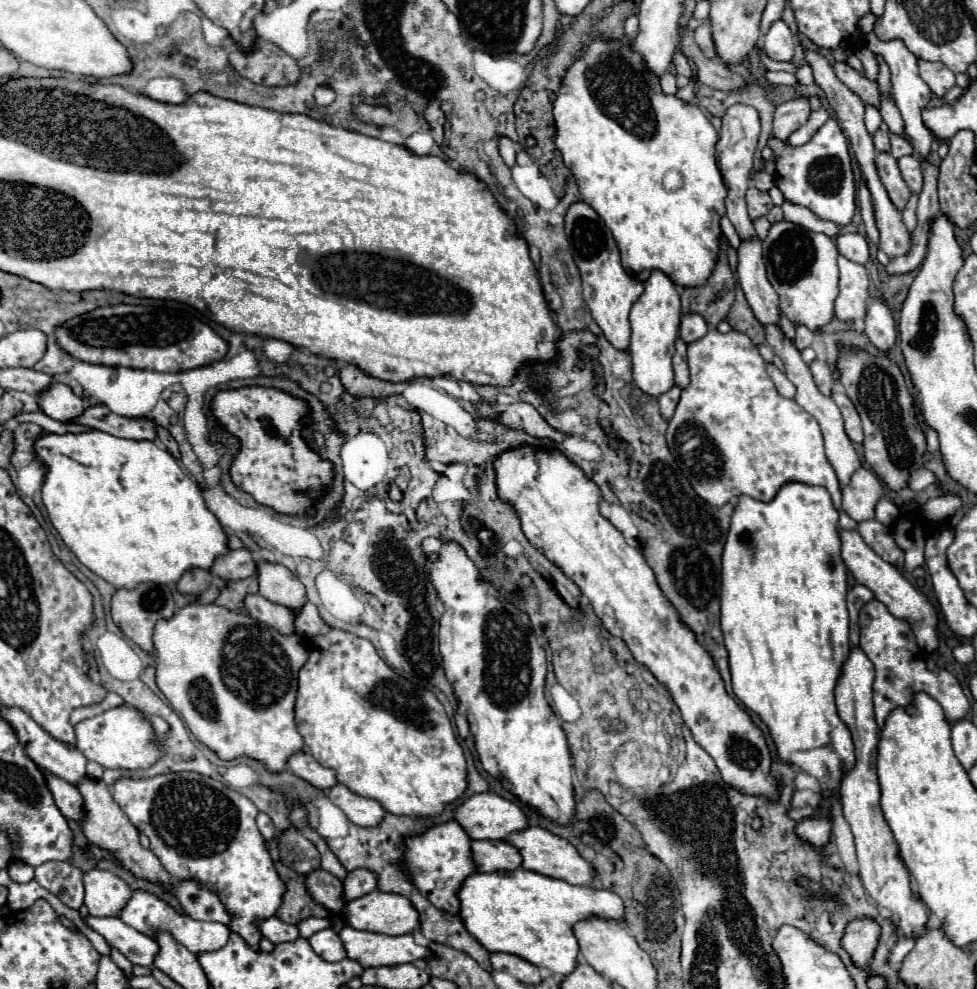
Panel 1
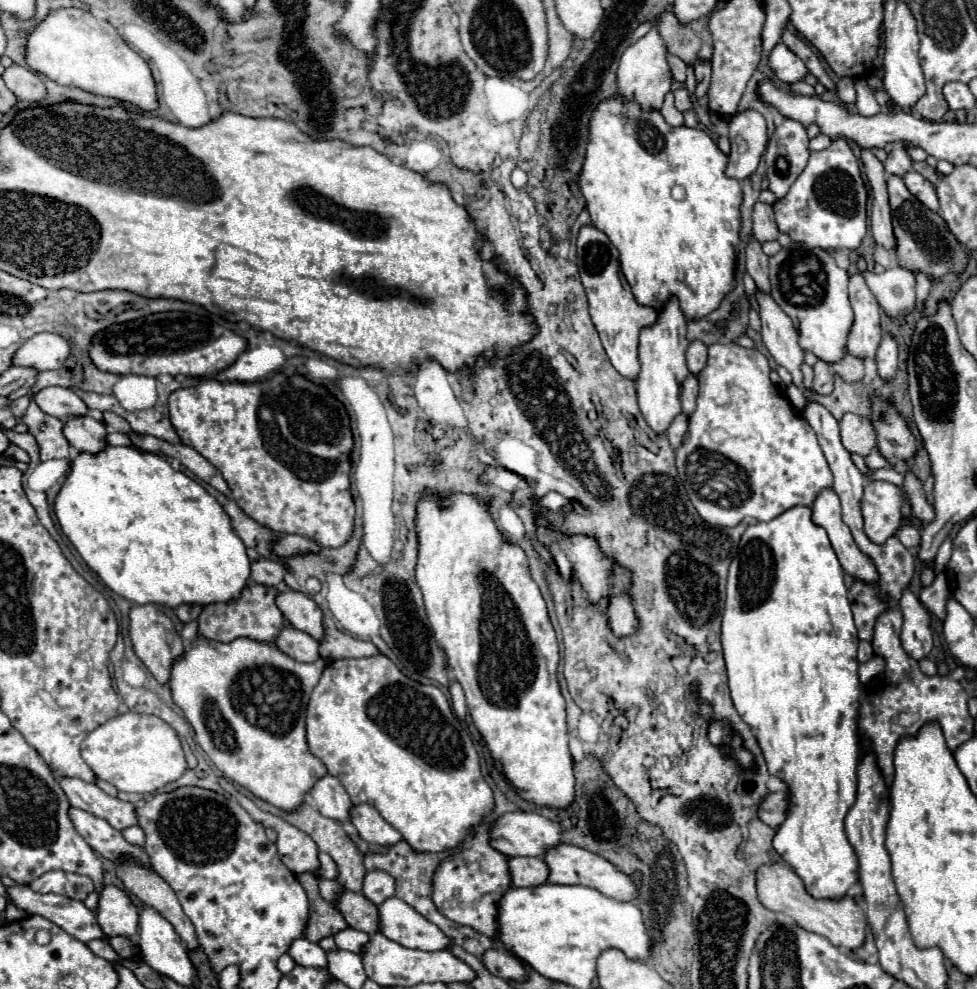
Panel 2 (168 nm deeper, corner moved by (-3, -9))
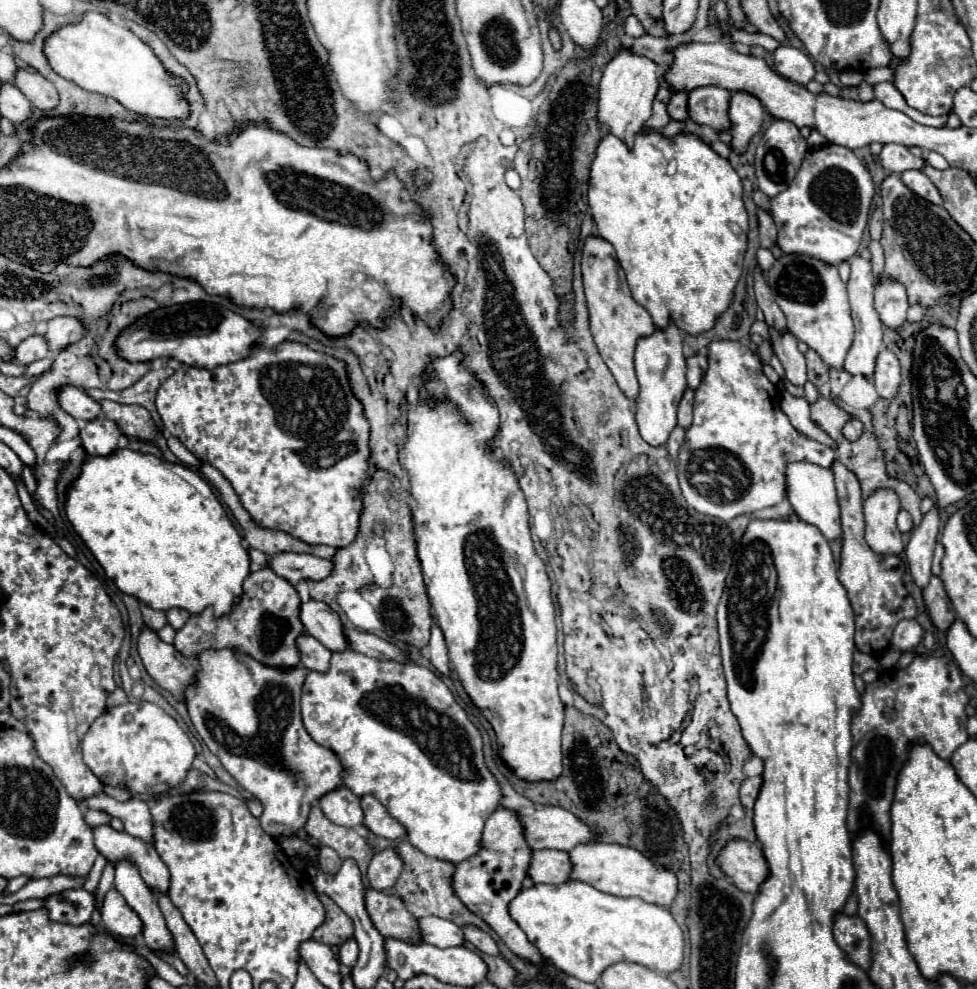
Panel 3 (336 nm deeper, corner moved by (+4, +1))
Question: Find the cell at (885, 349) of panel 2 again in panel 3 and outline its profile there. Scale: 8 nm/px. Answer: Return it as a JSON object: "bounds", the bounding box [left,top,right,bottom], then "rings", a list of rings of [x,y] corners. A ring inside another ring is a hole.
{"bounds":[875,350,901,400],"rings":[[[883,350],[877,356],[877,368],[875,368],[875,388],[881,398],[893,400],[897,396],[901,384],[899,374],[899,360],[891,350]]]}

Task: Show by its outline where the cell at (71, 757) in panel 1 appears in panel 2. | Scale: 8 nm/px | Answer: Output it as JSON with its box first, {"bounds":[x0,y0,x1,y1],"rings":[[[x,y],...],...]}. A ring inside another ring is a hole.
{"bounds":[54,772,138,830],"rings":[[[54,772],[54,778],[58,780],[60,788],[64,790],[64,794],[68,796],[68,800],[74,808],[92,812],[98,818],[108,820],[116,830],[124,830],[128,826],[138,824],[132,804],[120,802],[118,798],[112,798],[112,796],[104,794],[96,784],[84,782],[80,778],[60,776],[56,772]]]}

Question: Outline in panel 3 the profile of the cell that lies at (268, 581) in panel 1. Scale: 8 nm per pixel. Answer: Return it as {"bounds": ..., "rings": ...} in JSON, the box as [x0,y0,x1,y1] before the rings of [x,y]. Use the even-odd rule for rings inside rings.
{"bounds":[301,600,349,652],"rings":[[[309,600],[301,606],[301,622],[313,638],[317,638],[331,652],[345,652],[349,648],[341,618],[325,602]]]}

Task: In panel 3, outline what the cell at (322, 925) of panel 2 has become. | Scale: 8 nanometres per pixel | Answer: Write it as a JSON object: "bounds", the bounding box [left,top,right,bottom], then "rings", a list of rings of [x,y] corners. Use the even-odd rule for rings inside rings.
{"bounds":[313,894,353,946],"rings":[[[319,894],[325,910],[327,910],[327,918],[323,922],[323,926],[319,926],[313,934],[313,940],[327,944],[327,946],[341,946],[345,940],[349,940],[353,936],[353,922],[351,918],[325,894]]]}

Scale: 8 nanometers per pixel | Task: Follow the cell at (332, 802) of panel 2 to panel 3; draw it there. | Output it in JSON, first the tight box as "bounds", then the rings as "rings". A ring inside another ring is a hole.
{"bounds":[319,786,363,828],"rings":[[[341,786],[335,792],[327,794],[325,798],[319,800],[319,808],[323,814],[339,826],[355,828],[363,826],[363,808],[361,808],[361,798],[355,796],[349,788]]]}

